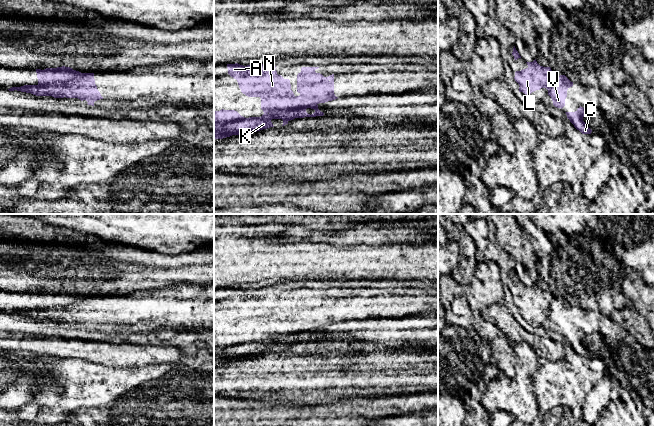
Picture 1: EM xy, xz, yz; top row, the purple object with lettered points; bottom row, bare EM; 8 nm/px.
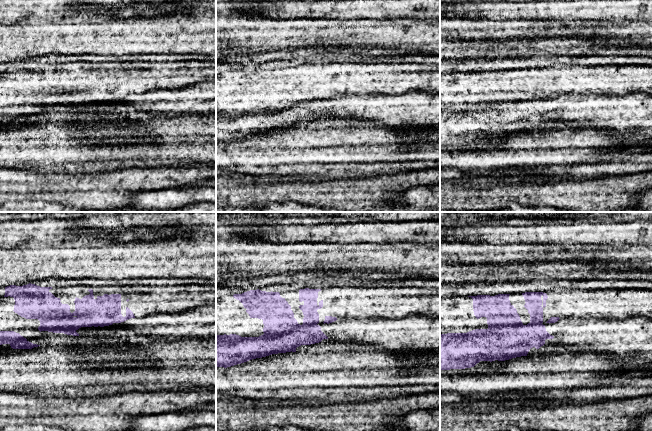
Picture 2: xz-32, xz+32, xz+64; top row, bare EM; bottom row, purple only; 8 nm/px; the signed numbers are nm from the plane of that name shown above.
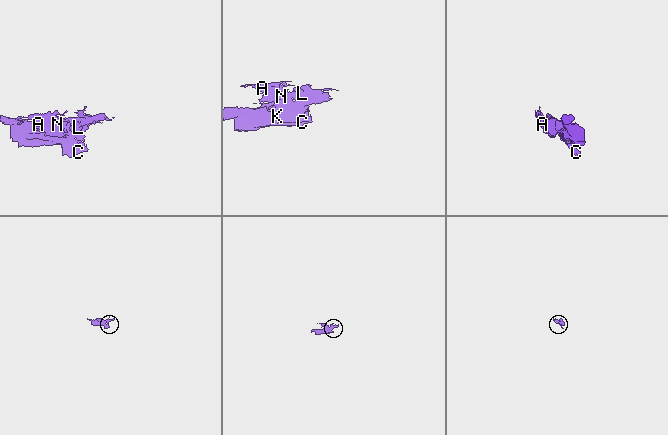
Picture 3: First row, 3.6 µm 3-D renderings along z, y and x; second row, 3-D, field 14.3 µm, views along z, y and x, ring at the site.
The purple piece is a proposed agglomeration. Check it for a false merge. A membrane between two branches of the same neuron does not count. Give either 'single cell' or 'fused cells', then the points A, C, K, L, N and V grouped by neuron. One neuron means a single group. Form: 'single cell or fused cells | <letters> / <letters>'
fused cells | A L N / C K V

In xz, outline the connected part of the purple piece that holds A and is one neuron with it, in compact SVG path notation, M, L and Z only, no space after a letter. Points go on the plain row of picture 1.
M238 287L227 288L228 298L237 304L241 316L248 321L260 321L261 333L264 337L280 336L284 334L291 334L294 332L305 331L313 328L325 327L337 323L334 318L334 298L324 301L320 297L316 297L315 294L319 291L302 291L301 296L297 299L297 316L299 320L295 320L291 314L291 308L289 303L284 303L281 299L277 298L276 290L272 287L262 289L247 289L243 290Z

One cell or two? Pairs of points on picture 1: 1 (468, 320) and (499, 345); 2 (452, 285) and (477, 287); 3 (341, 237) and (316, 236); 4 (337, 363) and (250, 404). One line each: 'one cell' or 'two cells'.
1: one cell
2: one cell
3: one cell
4: two cells

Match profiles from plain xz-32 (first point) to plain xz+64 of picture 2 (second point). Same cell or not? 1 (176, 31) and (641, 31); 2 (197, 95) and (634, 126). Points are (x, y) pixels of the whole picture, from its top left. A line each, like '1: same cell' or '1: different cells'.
1: same cell
2: same cell

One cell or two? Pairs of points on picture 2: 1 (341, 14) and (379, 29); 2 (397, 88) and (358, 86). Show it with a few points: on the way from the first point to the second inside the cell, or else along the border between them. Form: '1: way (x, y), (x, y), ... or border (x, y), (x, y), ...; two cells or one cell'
1: border (376, 18), (350, 18), (341, 21); two cells
2: way (387, 85), (368, 85); one cell

